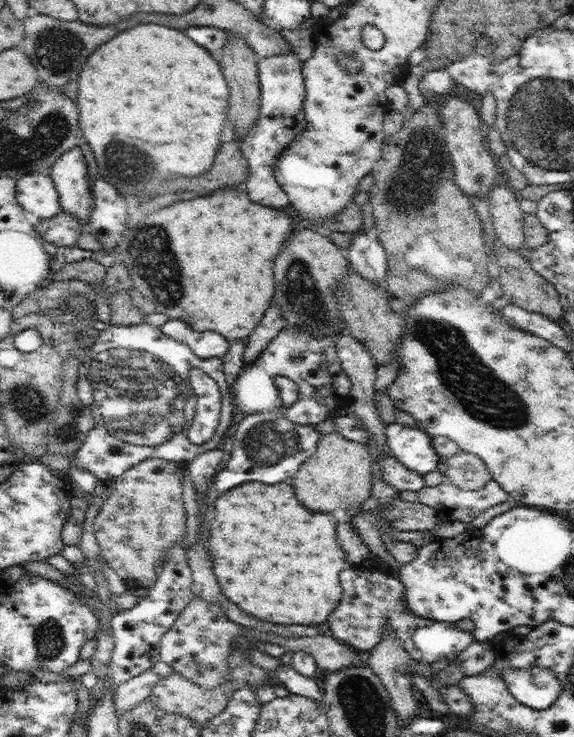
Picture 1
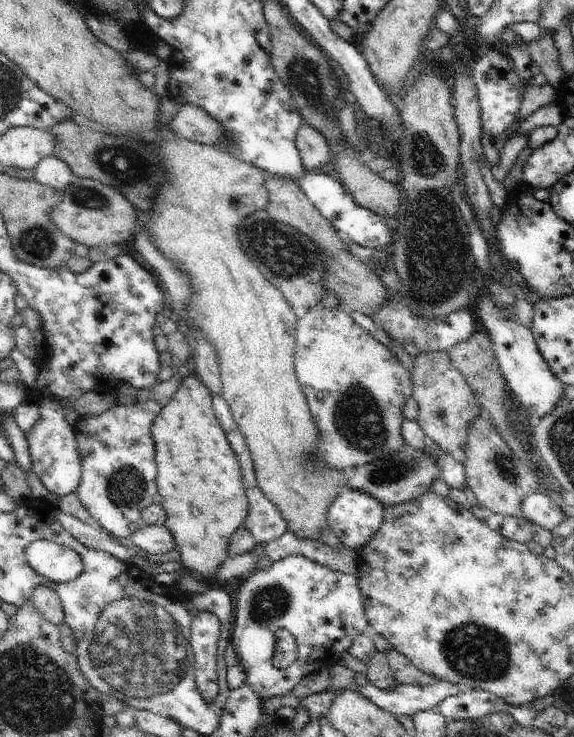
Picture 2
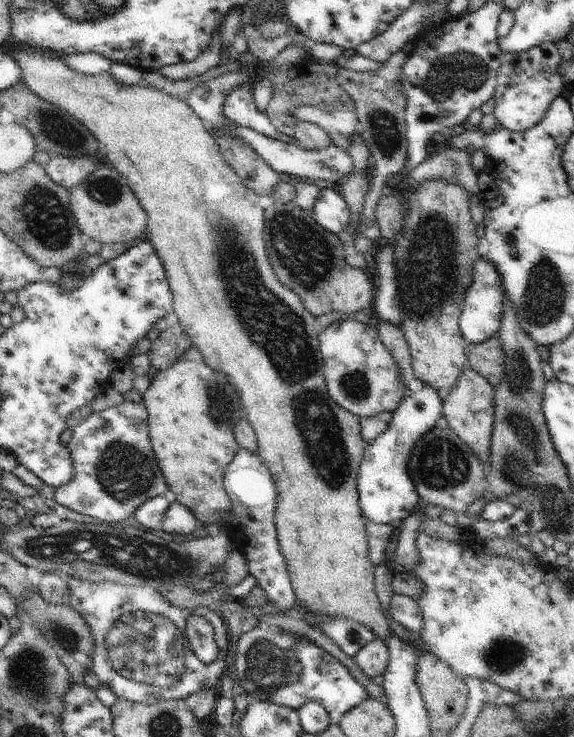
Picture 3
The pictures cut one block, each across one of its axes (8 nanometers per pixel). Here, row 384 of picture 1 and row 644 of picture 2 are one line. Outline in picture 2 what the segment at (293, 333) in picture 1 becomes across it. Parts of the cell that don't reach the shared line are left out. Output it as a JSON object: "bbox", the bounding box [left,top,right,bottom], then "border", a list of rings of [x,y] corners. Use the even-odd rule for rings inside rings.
{"bbox":[232,555,369,702],"border":[[[290,555],[272,563],[269,569],[249,573],[244,577],[236,600],[237,614],[234,618],[232,645],[239,665],[244,669],[245,683],[252,687],[262,702],[274,696],[292,694],[294,686],[304,676],[324,666],[336,669],[337,662],[342,658],[342,654],[349,650],[352,641],[358,635],[369,632],[357,575],[333,571],[300,555]],[[280,629],[288,630],[296,641],[297,659],[288,668],[278,671],[272,664],[272,657],[276,635]]]}

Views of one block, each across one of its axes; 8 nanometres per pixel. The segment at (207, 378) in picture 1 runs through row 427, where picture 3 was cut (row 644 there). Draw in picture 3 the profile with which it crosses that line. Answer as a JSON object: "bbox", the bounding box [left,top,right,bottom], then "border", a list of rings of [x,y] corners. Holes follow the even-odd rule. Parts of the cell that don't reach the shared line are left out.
{"bbox":[185,615,220,664],"border":[[[192,615],[186,620],[185,637],[188,638],[192,652],[203,663],[212,664],[216,660],[216,654],[220,645],[216,640],[214,626],[202,615]]]}

